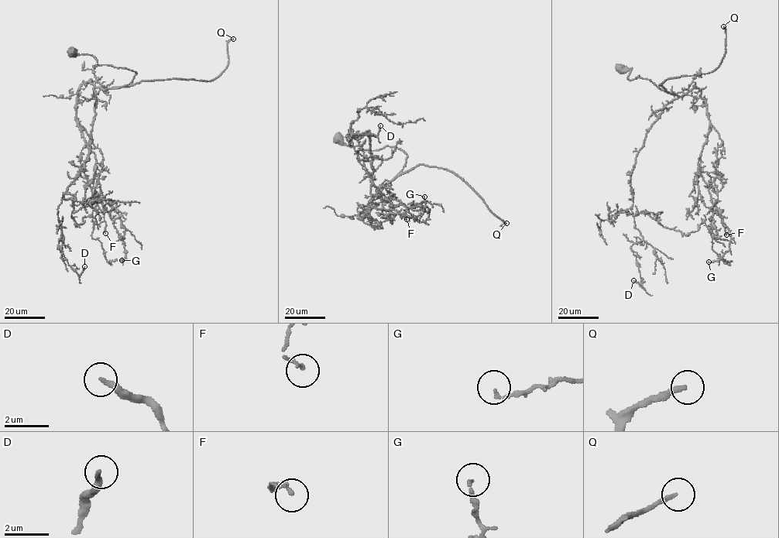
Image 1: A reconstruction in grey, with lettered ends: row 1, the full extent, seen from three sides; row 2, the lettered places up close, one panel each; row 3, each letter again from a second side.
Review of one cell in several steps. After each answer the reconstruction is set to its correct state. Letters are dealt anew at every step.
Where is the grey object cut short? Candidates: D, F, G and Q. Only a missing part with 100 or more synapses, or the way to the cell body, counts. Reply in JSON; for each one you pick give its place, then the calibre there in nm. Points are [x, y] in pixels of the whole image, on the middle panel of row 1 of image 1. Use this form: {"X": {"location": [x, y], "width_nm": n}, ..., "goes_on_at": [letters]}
{"Q": {"location": [506, 223], "width_nm": 180}, "goes_on_at": ["Q"]}

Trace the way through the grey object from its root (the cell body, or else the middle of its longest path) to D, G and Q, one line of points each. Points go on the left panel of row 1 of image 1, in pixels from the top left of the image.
D: (73, 52), (136, 73), (124, 86), (93, 88), (89, 153), (58, 206), (58, 248), (79, 275), (84, 266)
G: (73, 52), (136, 73), (120, 87), (84, 83), (75, 118), (89, 151), (80, 174), (124, 242), (121, 260)
Q: (73, 52), (91, 54), (94, 66), (135, 71), (125, 86), (210, 81), (226, 67), (233, 39)

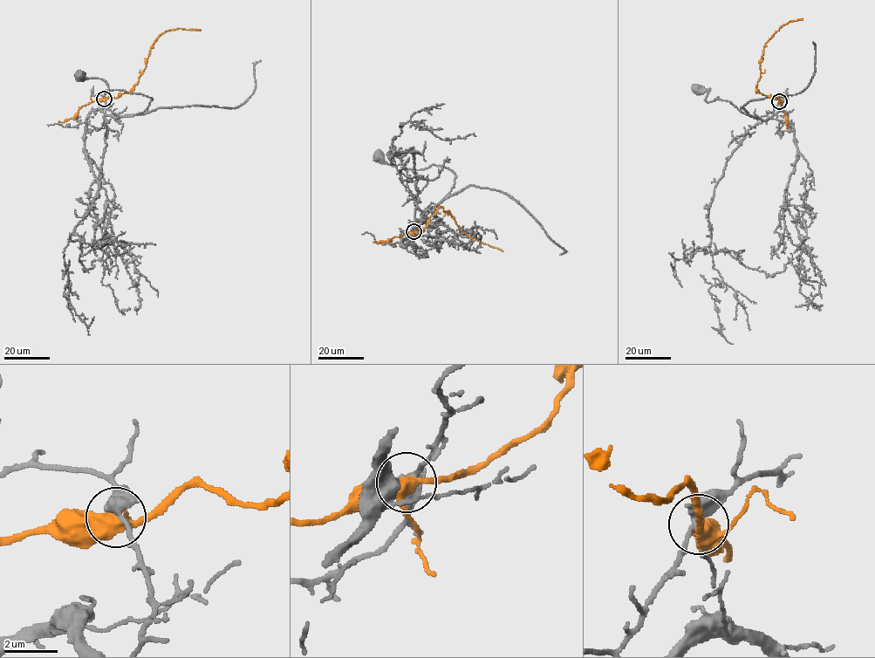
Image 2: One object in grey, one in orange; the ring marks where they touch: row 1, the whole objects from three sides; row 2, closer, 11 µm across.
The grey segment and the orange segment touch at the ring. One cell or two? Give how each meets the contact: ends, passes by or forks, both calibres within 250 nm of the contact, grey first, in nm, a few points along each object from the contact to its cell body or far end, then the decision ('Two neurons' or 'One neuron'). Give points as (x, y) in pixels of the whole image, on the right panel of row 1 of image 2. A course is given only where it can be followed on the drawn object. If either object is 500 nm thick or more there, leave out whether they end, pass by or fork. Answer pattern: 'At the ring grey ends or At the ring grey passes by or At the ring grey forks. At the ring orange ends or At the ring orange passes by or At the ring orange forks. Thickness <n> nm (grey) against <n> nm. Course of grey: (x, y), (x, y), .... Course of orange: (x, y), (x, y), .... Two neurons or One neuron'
At the ring grey passes by. At the ring orange forks. Thickness 420 nm (grey) against 400 nm. Course of grey: (779, 101), (764, 120), (743, 113), (729, 101), (714, 99), (718, 97), (707, 102), (709, 89), (698, 89). Course of orange: (779, 101), (778, 98), (760, 93), (756, 89), (763, 47), (783, 24), (803, 18). One neuron

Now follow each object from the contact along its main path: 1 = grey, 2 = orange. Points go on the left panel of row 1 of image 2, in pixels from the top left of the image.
1: (104, 99), (105, 113), (116, 118), (143, 112), (153, 99), (105, 92), (107, 84), (100, 78), (81, 76)
2: (104, 99), (117, 98), (133, 88), (146, 67), (150, 48), (162, 34), (179, 28), (201, 30)

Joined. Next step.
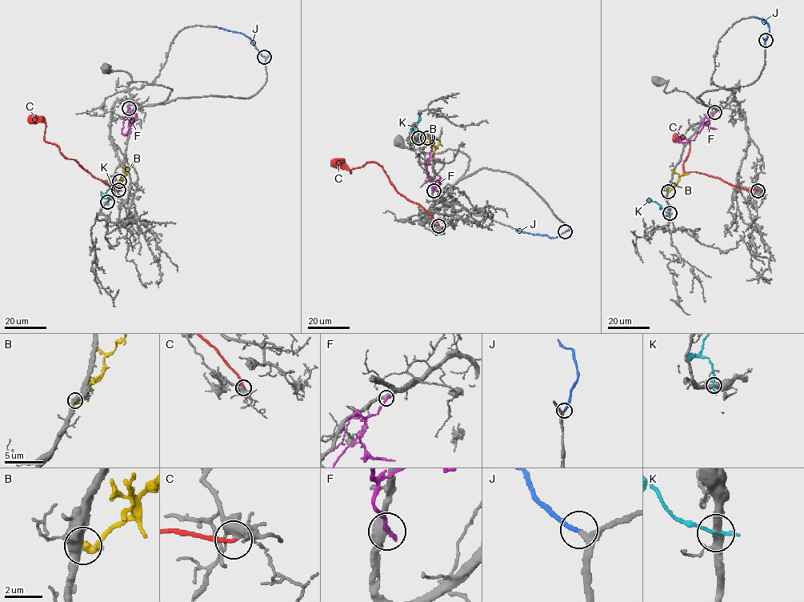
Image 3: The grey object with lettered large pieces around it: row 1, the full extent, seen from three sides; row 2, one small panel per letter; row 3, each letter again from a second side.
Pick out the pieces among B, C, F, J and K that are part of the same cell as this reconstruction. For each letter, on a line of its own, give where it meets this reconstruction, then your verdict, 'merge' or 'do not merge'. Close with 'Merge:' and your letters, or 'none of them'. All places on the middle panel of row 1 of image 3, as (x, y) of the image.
B: (427, 138) | do not merge
C: (438, 226) | do not merge
F: (434, 190) | do not merge
J: (565, 231) | merge
K: (418, 138) | do not merge
Merge: J

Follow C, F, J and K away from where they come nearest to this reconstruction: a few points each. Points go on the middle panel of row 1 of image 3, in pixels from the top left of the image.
C: (438, 226), (422, 206), (398, 192), (386, 172), (377, 163), (366, 162), (354, 167), (350, 173), (330, 160)
F: (433, 191), (426, 167), (430, 153), (434, 151), (434, 155)
J: (565, 231), (550, 238), (514, 229)
K: (418, 138), (414, 128), (419, 116)

